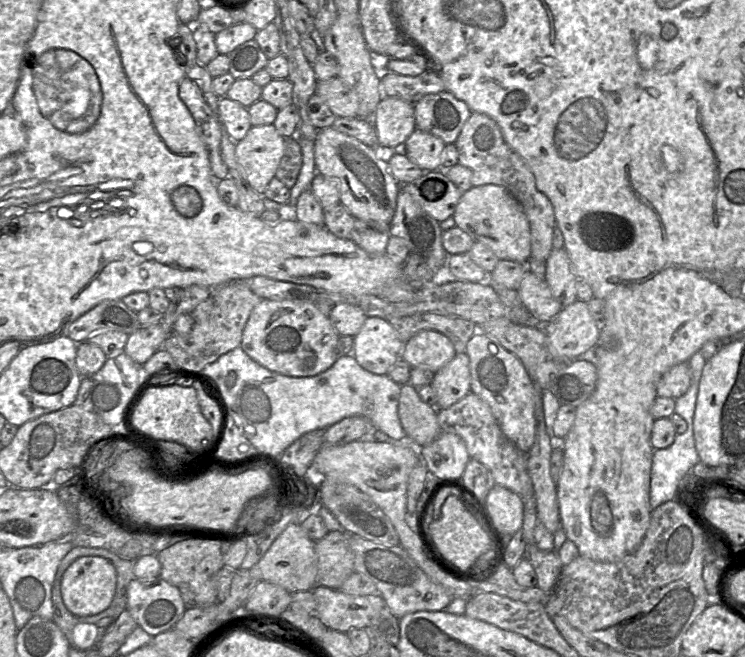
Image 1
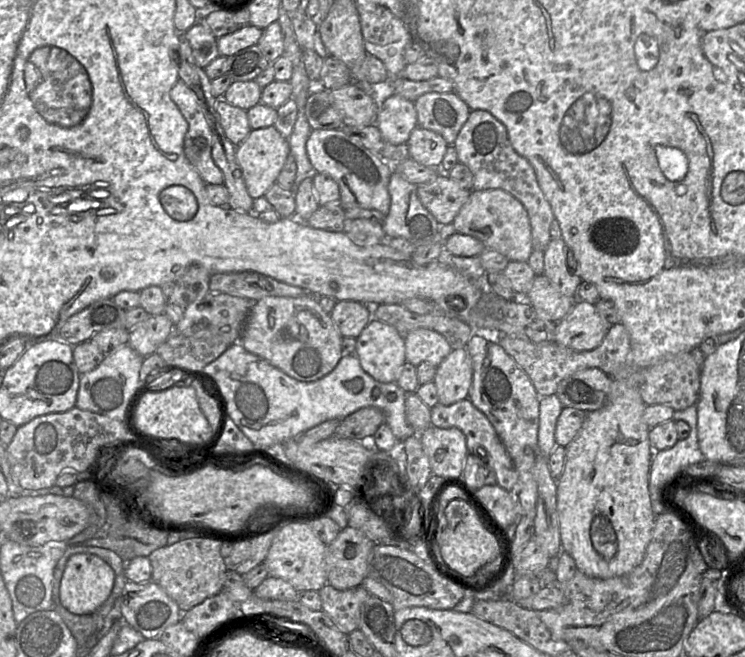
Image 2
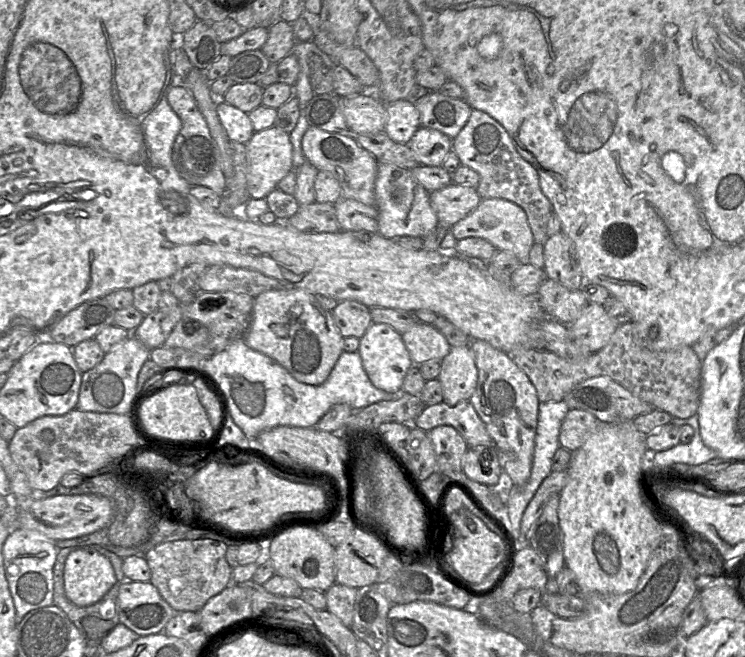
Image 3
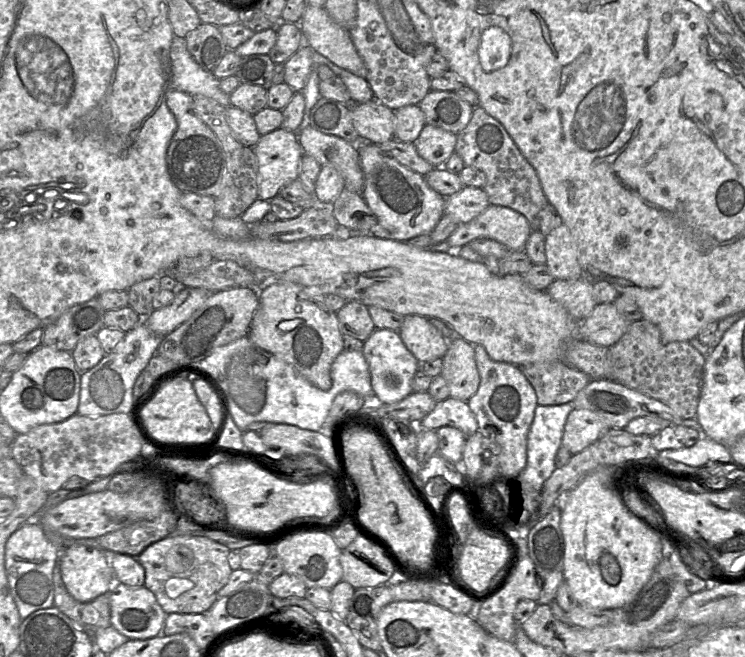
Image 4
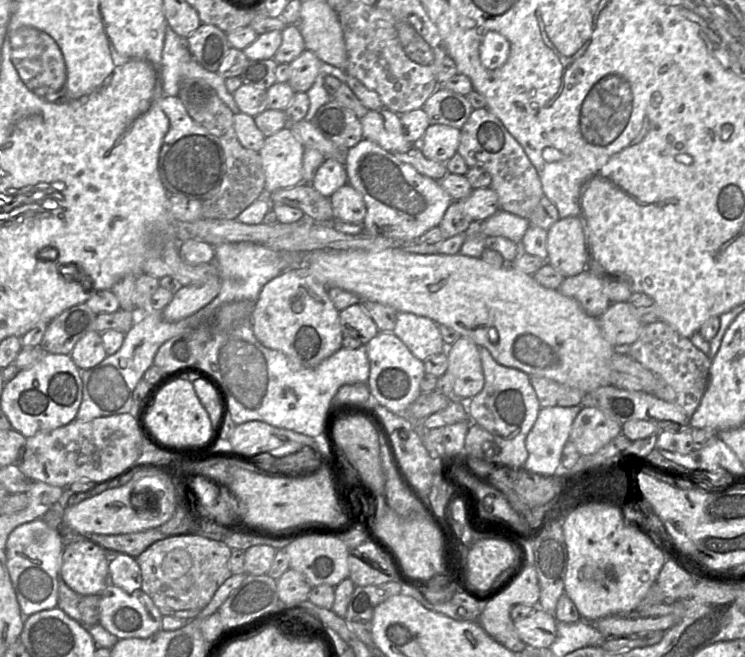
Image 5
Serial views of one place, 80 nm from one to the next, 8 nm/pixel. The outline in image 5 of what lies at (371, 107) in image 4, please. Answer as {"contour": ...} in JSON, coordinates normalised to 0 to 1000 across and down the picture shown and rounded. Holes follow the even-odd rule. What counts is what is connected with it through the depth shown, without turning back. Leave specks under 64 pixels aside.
{"contour":[[[515,163],[509,167],[494,167],[491,175],[483,181],[483,187],[486,190],[489,212],[501,215],[523,233],[542,233],[554,221],[561,221],[552,218],[545,210],[537,184],[537,175]]]}

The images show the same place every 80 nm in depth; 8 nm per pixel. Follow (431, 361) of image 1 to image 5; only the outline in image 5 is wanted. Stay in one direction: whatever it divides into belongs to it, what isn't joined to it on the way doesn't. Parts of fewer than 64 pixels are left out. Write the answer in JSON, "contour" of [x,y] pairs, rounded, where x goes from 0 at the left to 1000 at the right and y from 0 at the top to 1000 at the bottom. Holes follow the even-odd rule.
{"contour":[[[534,475],[528,507],[566,549],[600,533],[589,495],[574,482]]]}

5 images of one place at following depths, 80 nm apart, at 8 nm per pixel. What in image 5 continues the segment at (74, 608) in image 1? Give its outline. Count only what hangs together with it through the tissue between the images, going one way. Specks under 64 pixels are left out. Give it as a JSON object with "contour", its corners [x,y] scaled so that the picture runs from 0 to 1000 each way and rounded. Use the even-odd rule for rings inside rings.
{"contour":[[[117,822],[89,831],[81,878],[99,901],[118,907],[137,903],[146,884],[146,843]]]}

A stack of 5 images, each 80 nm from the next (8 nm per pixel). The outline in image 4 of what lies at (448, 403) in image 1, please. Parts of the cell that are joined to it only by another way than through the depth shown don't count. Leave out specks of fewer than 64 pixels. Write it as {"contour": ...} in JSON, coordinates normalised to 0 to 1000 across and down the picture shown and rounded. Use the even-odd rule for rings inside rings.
{"contour":[[[620,513],[601,519],[591,571],[603,588],[604,604],[628,610],[639,600],[646,581],[636,525]]]}

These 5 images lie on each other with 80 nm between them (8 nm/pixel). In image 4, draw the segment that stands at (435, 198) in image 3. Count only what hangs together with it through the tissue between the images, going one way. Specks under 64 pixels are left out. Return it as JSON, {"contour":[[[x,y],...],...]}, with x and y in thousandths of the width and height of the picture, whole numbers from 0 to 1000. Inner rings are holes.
{"contour":[[[623,283],[599,301],[597,324],[615,339],[627,339],[644,327],[658,312],[647,286]]]}

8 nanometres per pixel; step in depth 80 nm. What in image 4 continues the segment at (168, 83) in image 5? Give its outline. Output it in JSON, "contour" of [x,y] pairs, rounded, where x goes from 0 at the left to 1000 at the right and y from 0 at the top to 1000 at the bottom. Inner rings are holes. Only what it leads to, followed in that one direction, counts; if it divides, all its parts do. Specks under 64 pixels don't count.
{"contour":[[[234,55],[228,72],[231,134],[255,145],[274,145],[301,163],[310,160],[309,148],[295,134],[295,122],[271,104],[251,75],[248,58]]]}

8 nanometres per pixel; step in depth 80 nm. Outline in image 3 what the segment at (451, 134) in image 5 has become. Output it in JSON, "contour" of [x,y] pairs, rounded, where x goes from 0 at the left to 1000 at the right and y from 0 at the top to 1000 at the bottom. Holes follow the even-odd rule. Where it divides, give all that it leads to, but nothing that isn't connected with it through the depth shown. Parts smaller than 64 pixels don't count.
{"contour":[[[564,193],[546,219],[562,251],[592,253],[607,228],[608,212],[581,195]]]}

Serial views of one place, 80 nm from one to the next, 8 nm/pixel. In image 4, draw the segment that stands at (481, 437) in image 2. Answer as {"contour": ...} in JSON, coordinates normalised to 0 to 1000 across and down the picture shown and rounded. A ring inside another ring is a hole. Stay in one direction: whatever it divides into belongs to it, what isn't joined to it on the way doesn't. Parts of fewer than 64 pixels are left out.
{"contour":[[[607,604],[589,610],[583,624],[564,644],[561,653],[587,654],[595,648],[605,648],[619,654],[626,665],[642,656],[642,642],[627,610]]]}

